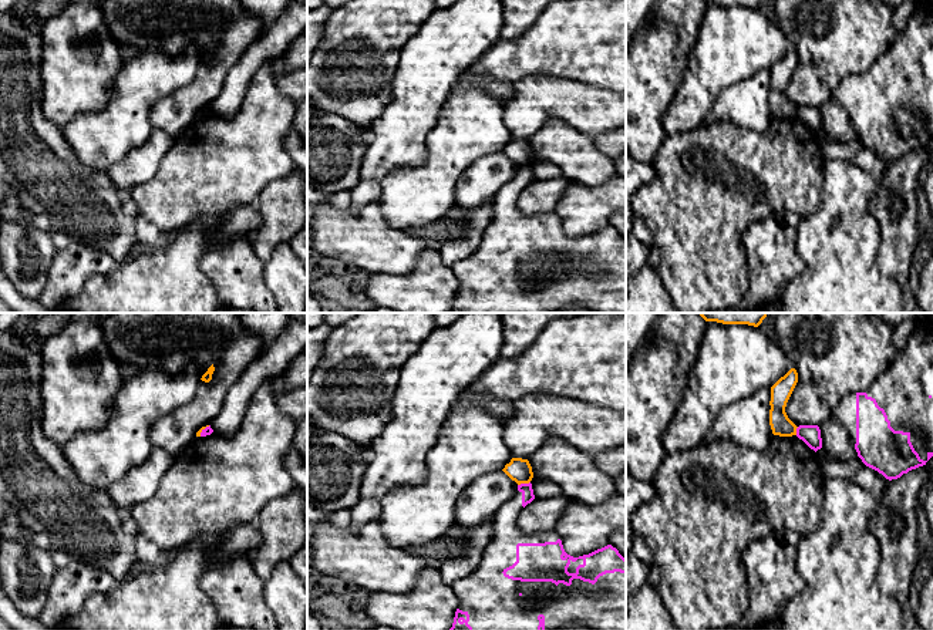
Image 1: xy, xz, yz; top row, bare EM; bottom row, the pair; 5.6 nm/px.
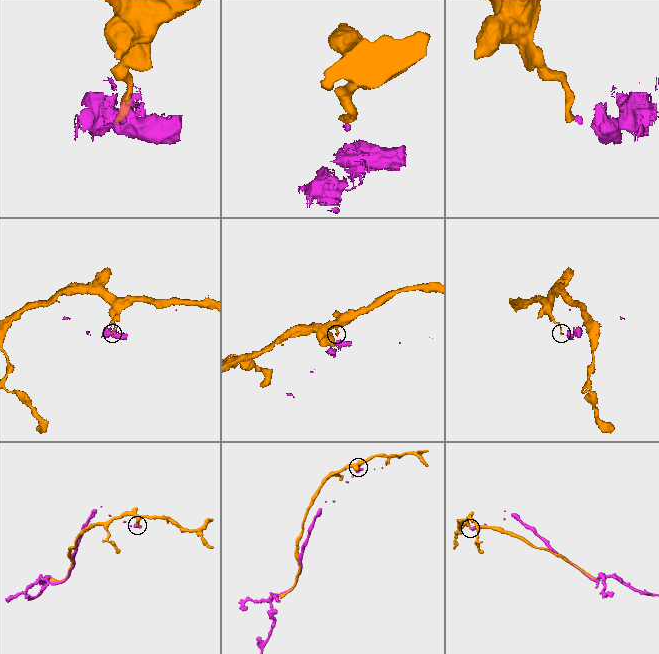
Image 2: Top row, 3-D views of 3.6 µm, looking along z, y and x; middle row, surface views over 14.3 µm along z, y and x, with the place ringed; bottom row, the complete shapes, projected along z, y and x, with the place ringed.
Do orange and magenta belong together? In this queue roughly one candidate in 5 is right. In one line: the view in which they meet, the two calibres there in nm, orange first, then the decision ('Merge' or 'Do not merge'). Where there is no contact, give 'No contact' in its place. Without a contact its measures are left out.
Touches orange in xz. Thickness 140 nm (orange) against 70 nm. Do not merge

